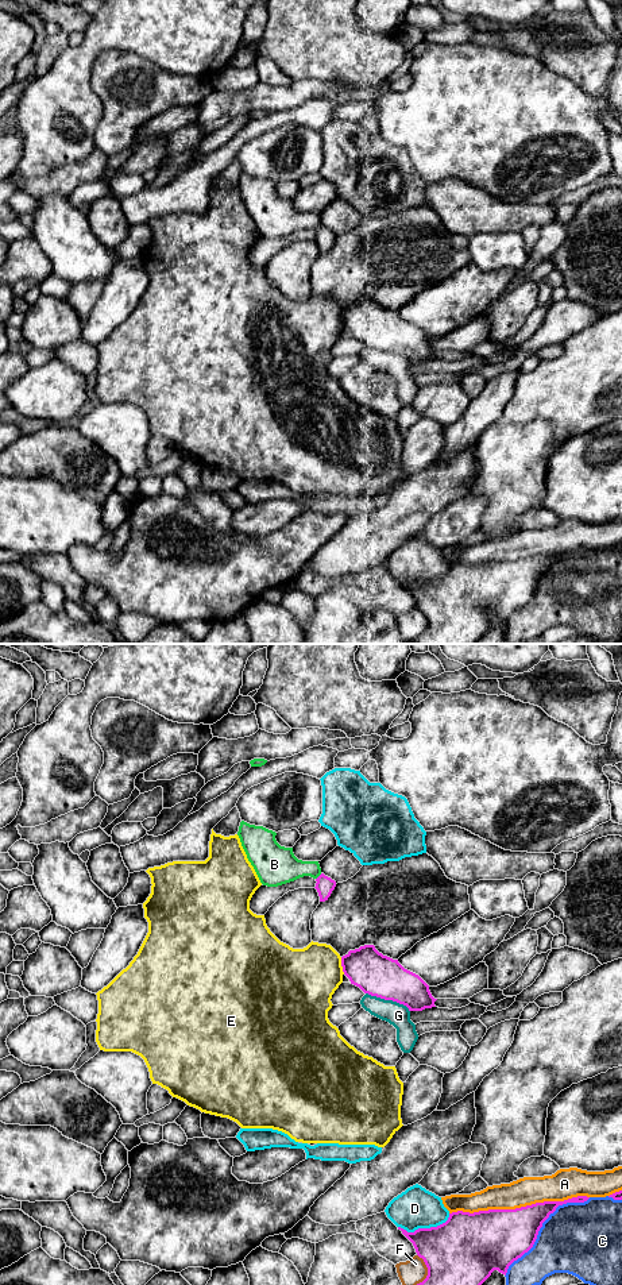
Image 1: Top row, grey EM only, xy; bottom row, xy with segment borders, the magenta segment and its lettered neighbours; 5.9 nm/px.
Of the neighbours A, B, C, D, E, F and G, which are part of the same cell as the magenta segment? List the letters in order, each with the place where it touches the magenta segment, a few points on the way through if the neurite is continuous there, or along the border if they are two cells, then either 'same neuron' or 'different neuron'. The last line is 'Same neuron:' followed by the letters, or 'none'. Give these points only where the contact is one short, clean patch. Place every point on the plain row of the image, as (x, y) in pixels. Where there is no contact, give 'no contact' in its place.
A: xy (518, 560) | different neuron
B: xy (319, 228) | across xy (324, 238), (319, 228), (310, 220), (278, 217) | same neuron
C: xy (541, 578) | different neuron
D: xy (425, 581) | different neuron
E: xy (342, 317) | different neuron
F: xy (428, 625) | different neuron
G: xy (389, 351) | different neuron
Same neuron: B

